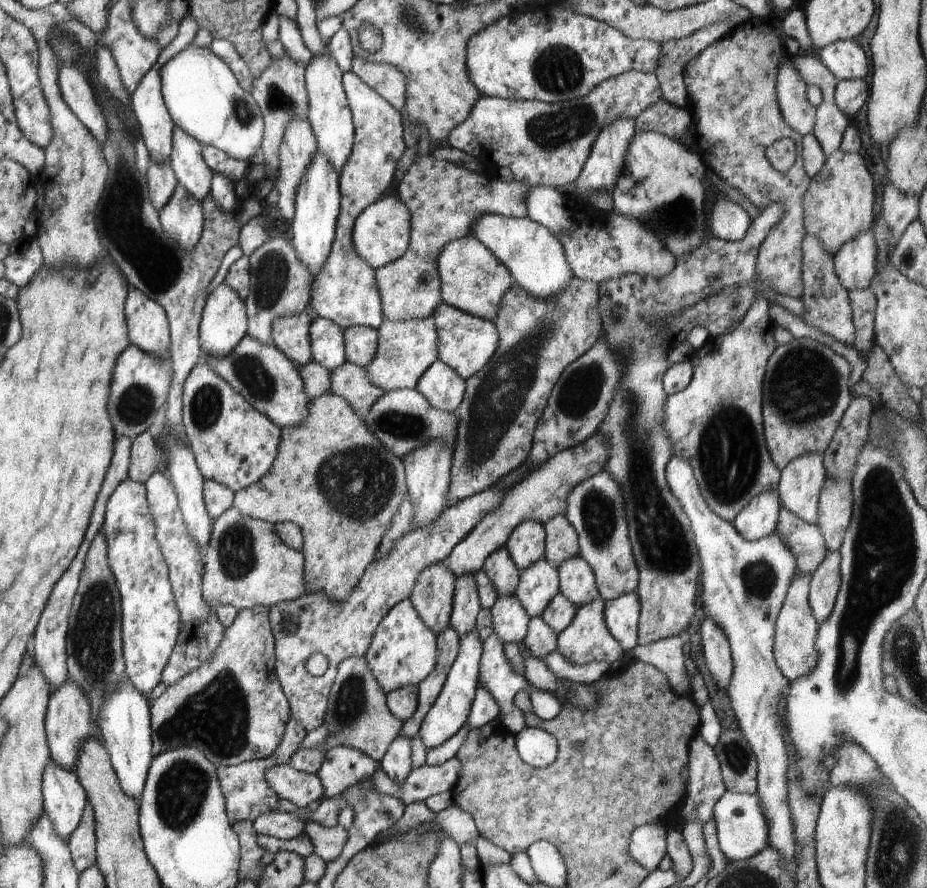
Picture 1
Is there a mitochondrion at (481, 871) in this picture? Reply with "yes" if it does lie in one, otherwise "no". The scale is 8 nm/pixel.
no

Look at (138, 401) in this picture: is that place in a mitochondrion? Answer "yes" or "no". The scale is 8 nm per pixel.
yes

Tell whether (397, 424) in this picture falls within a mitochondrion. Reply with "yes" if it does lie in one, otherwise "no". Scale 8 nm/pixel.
yes

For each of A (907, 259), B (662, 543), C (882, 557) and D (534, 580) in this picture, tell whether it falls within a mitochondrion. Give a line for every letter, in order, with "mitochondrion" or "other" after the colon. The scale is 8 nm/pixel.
A: other
B: mitochondrion
C: mitochondrion
D: other

